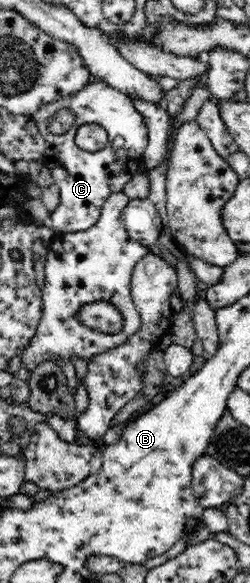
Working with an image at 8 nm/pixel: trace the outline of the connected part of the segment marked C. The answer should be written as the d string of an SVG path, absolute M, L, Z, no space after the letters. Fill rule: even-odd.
M93 79L83 86L81 90L77 90L73 94L63 95L61 98L56 98L51 102L44 102L35 110L32 119L36 122L38 131L42 134L45 141L45 152L42 157L44 164L49 168L54 184L60 187L61 201L57 209L51 213L51 229L55 233L77 233L78 231L90 229L99 221L102 207L108 200L108 197L114 193L122 192L130 178L140 171L139 167L143 164L142 153L148 141L148 130L142 114L134 107L130 96L122 93L121 90L114 88L114 86L106 84L105 81ZM64 108L74 112L76 125L68 129L62 136L53 135L53 133L48 131L47 121L54 113ZM86 123L101 125L108 132L108 141L104 149L91 152L78 147L78 144L74 141L76 129L86 125Z

